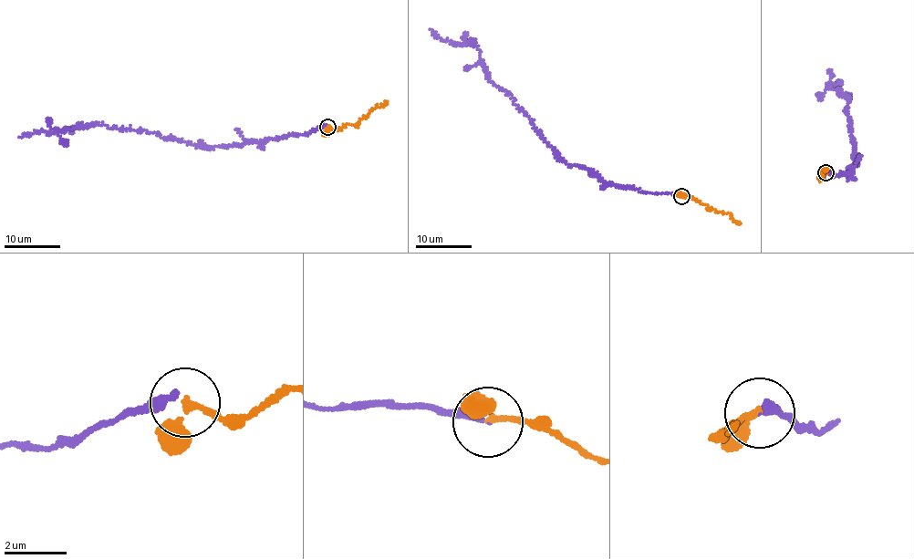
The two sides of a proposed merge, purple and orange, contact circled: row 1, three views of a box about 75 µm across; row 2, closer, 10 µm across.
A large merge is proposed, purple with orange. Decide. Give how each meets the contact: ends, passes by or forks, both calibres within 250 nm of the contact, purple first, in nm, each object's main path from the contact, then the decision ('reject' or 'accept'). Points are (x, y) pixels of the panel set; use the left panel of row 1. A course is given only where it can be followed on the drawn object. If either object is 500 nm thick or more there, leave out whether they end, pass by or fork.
purple ends | orange passes by | 200/150 nm | purple via (327, 127), (240, 146), (192, 144), (101, 124), (53, 132), (39, 130), (19, 137) | orange via (327, 127), (337, 129), (354, 125), (386, 102) | accept

